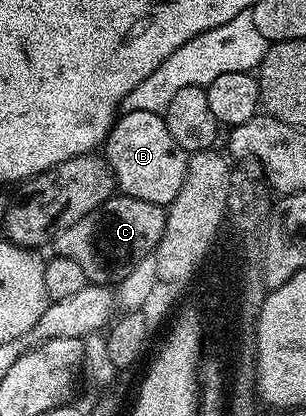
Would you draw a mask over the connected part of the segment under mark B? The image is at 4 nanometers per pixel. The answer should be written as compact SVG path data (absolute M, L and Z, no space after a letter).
M123 111L105 140L105 162L115 174L116 188L129 197L170 205L177 197L187 172L188 152L173 141L166 118L160 113Z

